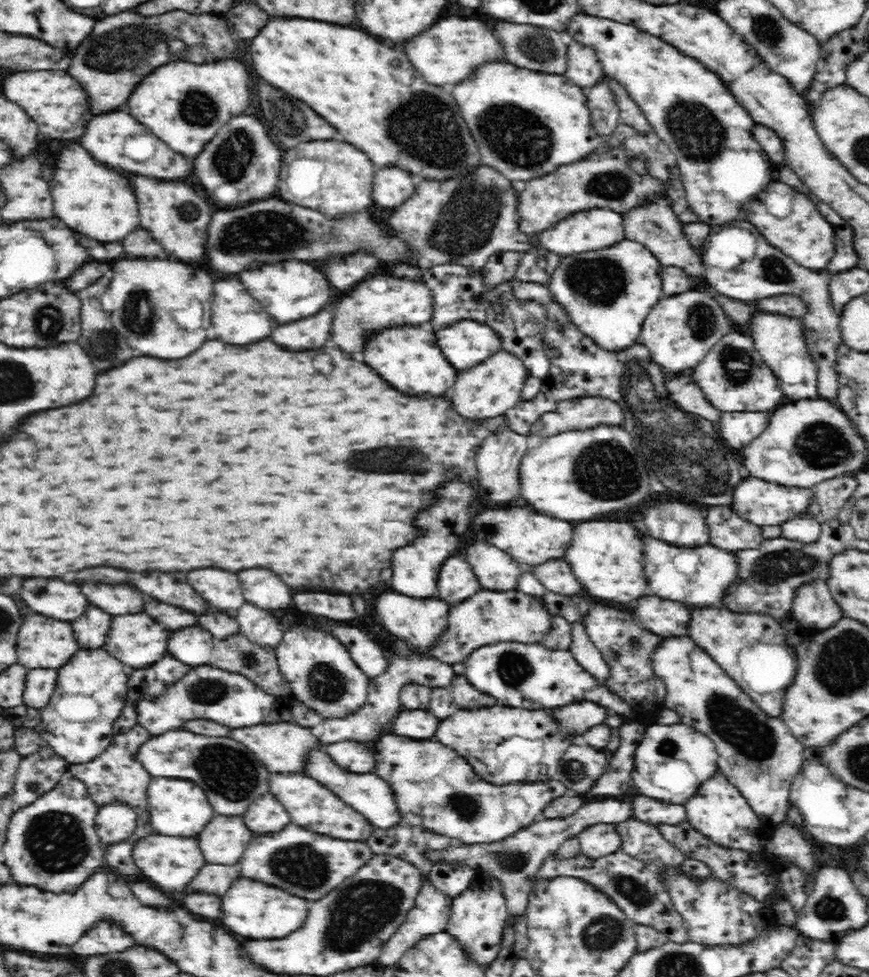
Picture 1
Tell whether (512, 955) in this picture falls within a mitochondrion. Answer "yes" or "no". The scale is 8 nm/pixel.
no

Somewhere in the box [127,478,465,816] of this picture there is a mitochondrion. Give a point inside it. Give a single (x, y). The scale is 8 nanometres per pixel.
(232, 773)

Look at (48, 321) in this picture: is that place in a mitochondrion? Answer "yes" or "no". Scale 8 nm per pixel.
yes

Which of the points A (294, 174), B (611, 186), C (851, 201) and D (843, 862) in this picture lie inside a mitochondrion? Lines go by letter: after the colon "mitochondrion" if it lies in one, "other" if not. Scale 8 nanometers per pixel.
A: other
B: mitochondrion
C: other
D: other

